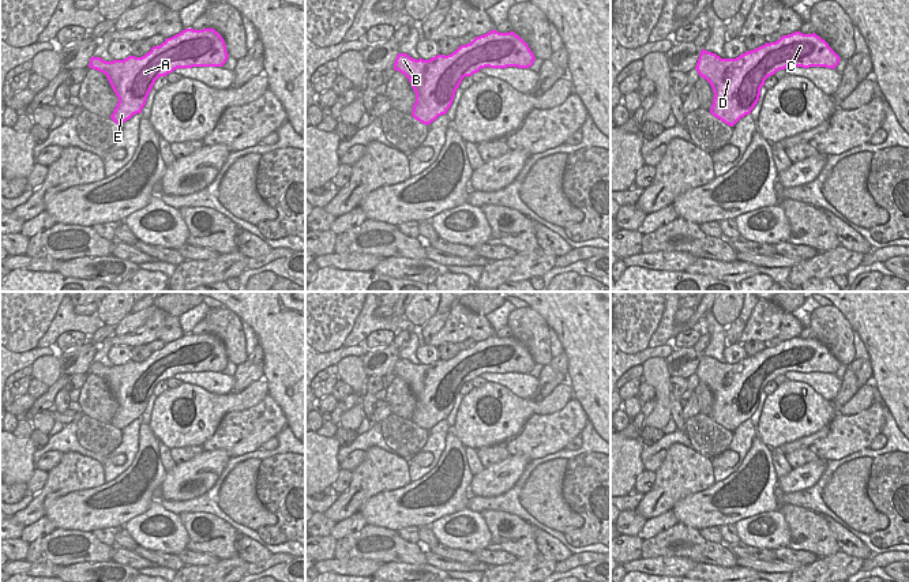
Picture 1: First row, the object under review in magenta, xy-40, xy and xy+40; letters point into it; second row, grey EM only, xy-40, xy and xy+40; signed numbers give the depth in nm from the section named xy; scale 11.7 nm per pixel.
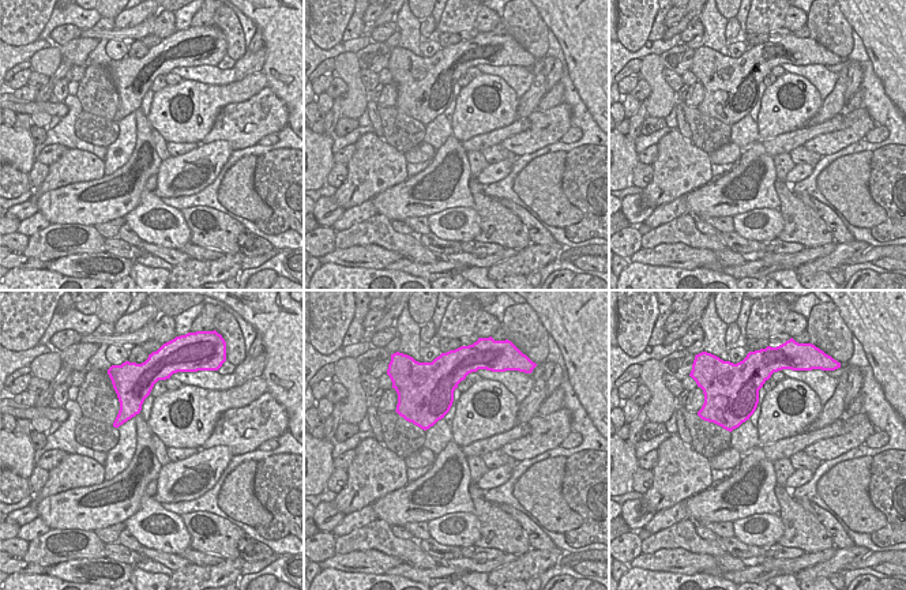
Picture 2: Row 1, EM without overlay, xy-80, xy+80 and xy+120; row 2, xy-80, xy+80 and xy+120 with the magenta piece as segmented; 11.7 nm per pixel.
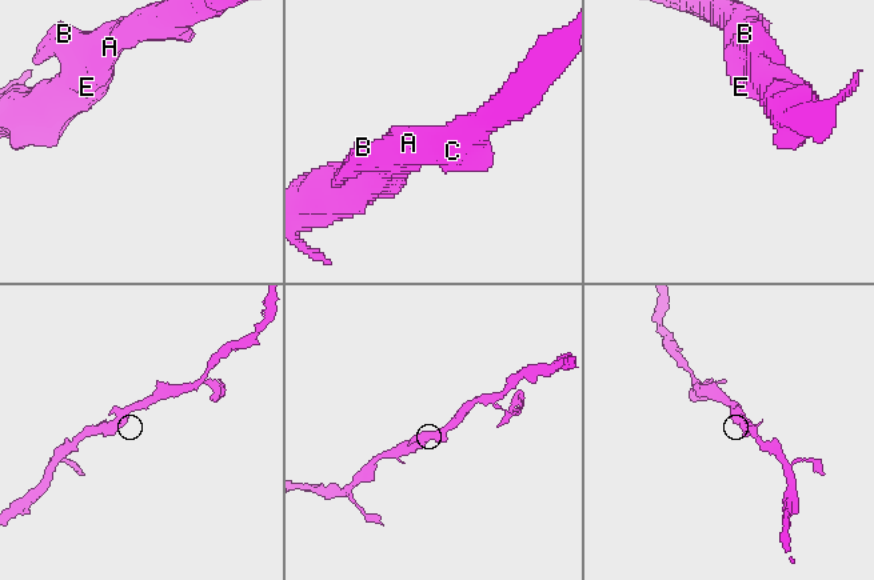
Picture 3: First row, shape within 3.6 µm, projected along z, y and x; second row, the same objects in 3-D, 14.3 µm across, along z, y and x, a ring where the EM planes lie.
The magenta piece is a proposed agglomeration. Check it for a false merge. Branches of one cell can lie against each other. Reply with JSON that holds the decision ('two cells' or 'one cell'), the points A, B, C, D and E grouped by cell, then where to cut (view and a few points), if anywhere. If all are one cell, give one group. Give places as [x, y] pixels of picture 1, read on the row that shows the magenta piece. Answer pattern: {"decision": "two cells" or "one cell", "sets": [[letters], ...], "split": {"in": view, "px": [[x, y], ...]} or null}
{"decision": "one cell", "sets": [["A", "B", "C", "D", "E"]], "split": null}

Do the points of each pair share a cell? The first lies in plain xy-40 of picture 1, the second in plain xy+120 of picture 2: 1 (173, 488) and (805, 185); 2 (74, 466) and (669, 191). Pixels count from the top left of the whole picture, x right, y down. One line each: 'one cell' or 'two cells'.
1: two cells
2: one cell

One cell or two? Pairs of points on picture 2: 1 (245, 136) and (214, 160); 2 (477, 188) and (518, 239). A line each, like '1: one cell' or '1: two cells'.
1: two cells
2: one cell

